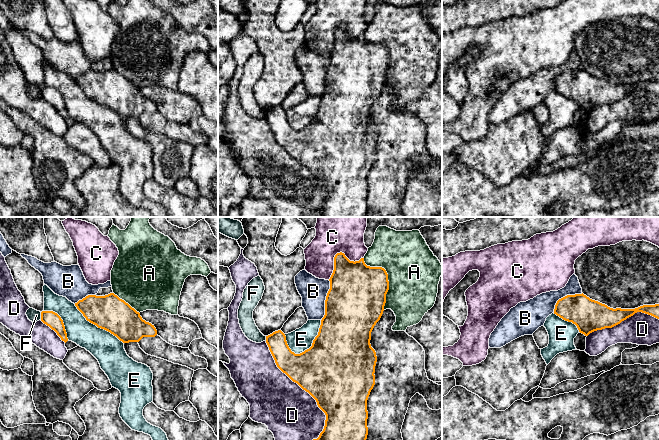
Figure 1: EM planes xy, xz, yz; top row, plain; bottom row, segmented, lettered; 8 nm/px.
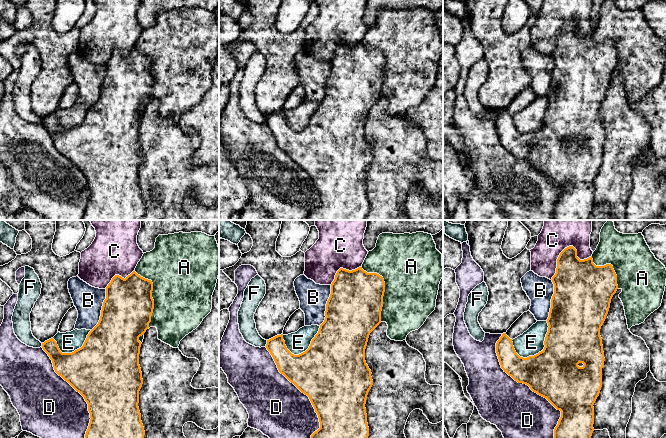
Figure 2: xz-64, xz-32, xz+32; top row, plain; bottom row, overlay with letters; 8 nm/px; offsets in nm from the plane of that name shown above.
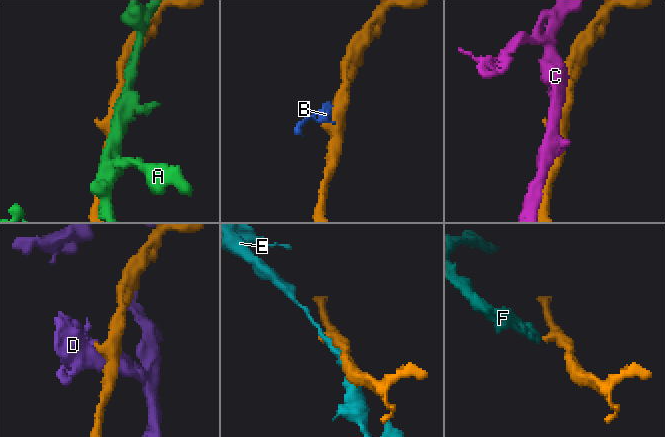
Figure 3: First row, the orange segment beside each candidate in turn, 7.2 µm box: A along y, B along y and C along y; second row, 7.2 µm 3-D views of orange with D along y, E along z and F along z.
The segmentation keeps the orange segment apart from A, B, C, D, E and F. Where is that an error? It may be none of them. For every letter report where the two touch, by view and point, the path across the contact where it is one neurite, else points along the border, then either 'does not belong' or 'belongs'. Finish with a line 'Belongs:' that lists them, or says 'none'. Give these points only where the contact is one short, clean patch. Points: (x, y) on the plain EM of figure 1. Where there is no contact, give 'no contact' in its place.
A: contact xz (387, 53); does not belong
B: contact xz (325, 76); does not belong
C: contact xz (337, 29); does not belong
D: contact xz (303, 165); does not belong
E: contact xz (313, 118); does not belong
F: contact xy (41, 92); border xy (40, 88), (41, 95); does not belong
Belongs: none

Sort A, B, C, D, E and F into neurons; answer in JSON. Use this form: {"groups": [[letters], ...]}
{"groups": [["A"], ["B"], ["C"], ["D"], ["E"], ["F"]]}

